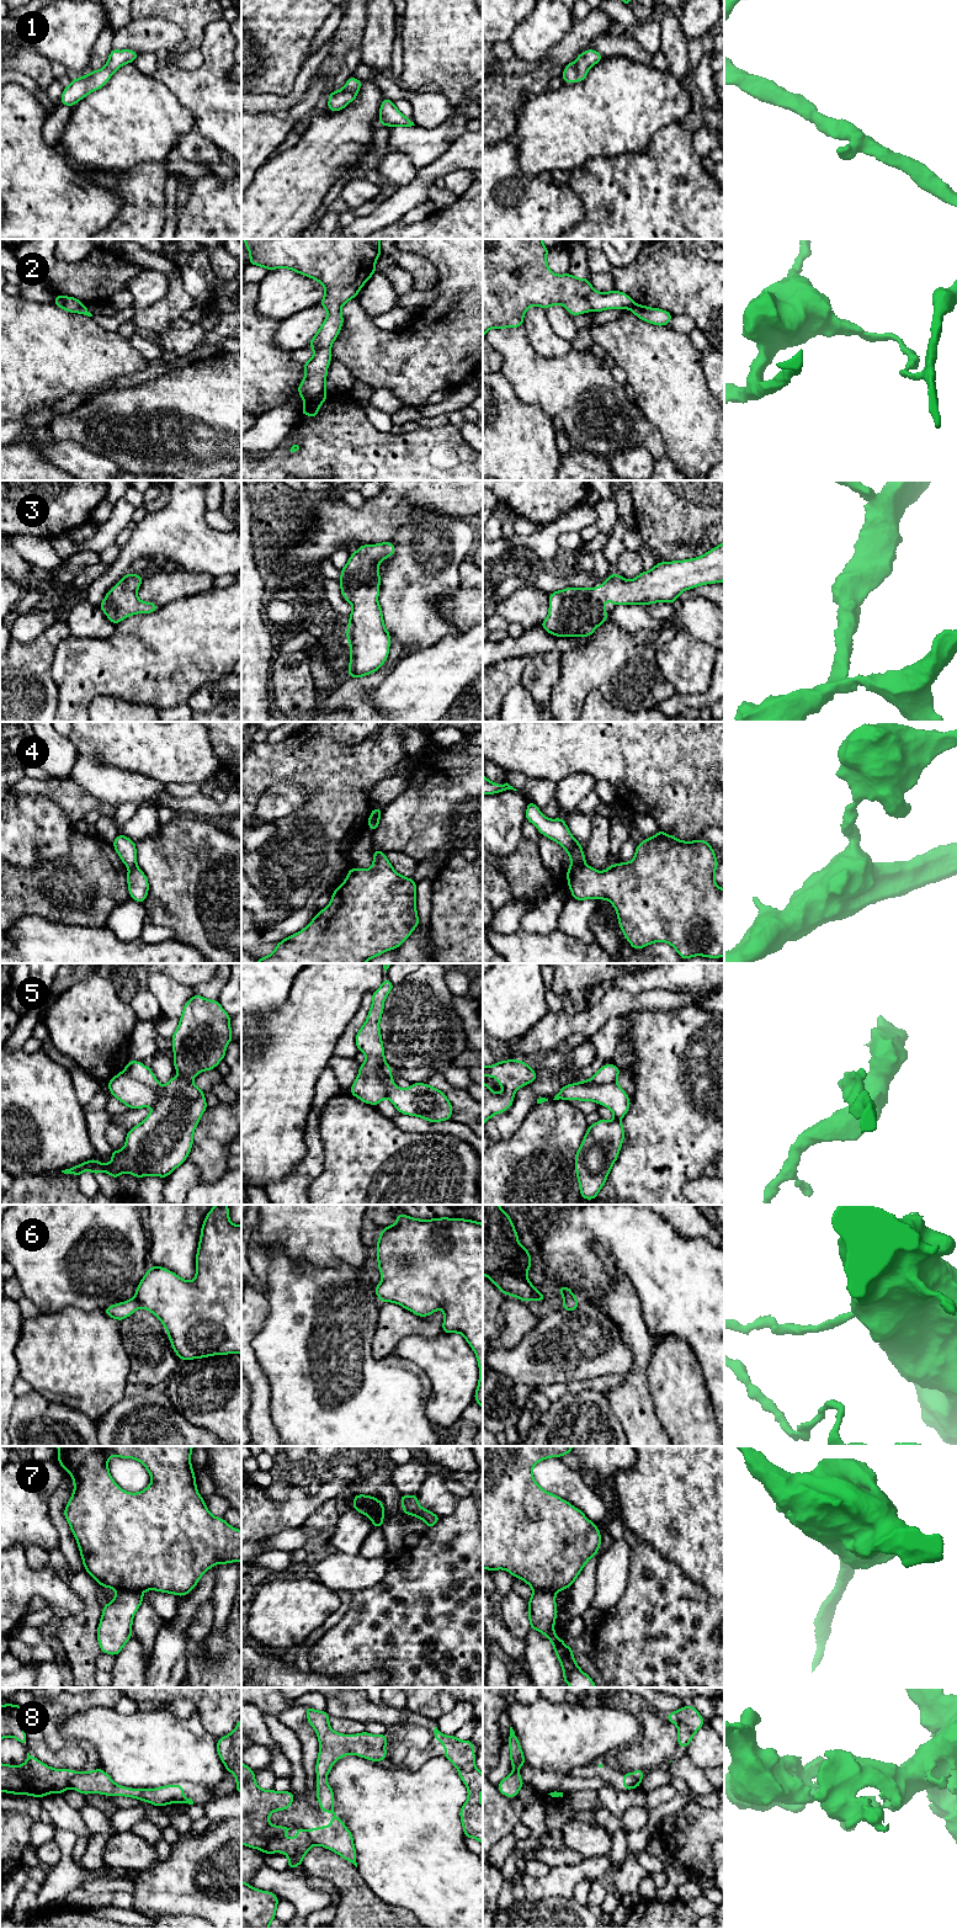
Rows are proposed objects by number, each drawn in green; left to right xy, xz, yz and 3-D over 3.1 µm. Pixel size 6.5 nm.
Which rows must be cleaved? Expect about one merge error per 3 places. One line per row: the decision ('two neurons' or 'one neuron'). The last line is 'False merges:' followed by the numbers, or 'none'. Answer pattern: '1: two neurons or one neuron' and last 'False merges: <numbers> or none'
1: one neuron
2: two neurons
3: one neuron
4: two neurons
5: two neurons
6: one neuron
7: two neurons
8: two neurons
False merges: 2, 4, 5, 7, 8

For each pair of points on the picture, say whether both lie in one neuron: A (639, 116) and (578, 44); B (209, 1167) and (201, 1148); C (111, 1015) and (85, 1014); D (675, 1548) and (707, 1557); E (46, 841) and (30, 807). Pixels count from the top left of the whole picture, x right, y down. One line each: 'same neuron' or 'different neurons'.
A: different neurons
B: same neuron
C: same neuron
D: same neuron
E: same neuron

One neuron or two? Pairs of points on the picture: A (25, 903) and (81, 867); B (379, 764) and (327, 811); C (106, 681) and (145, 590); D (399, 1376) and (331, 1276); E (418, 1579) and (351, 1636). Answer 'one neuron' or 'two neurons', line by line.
A: one neuron
B: one neuron
C: two neurons
D: one neuron
E: one neuron

